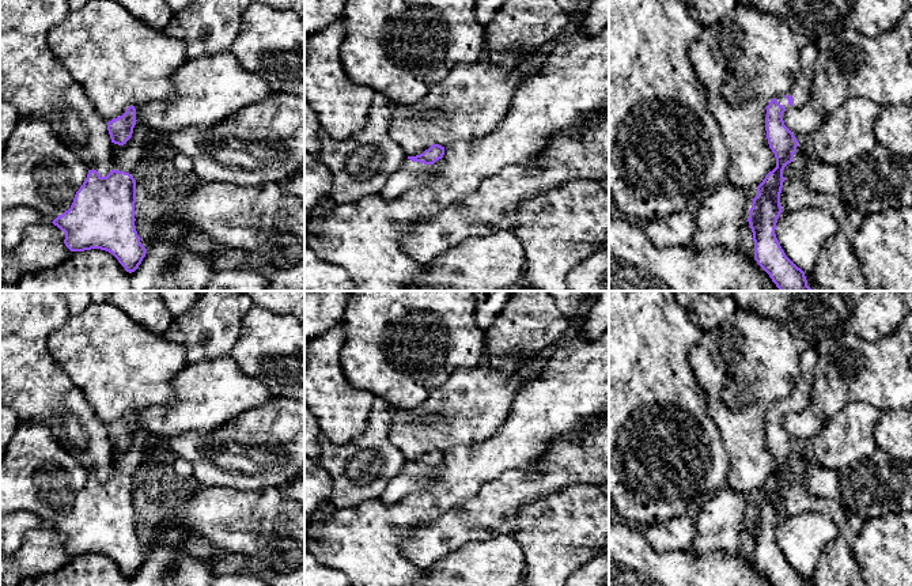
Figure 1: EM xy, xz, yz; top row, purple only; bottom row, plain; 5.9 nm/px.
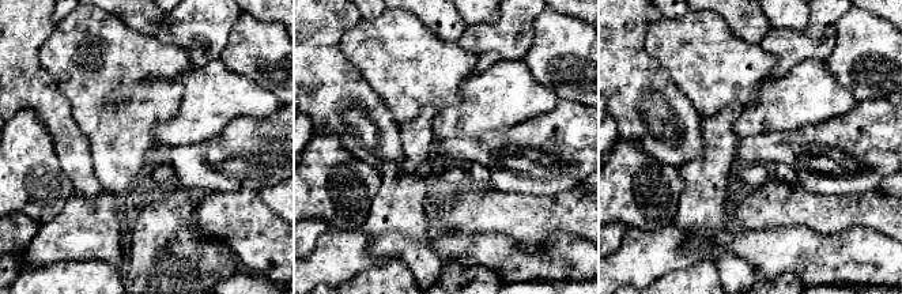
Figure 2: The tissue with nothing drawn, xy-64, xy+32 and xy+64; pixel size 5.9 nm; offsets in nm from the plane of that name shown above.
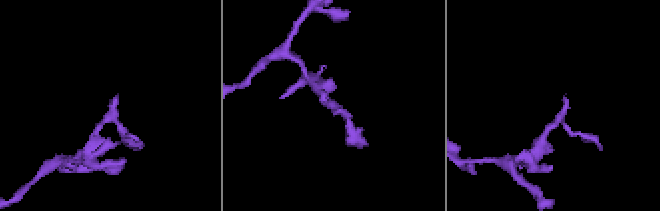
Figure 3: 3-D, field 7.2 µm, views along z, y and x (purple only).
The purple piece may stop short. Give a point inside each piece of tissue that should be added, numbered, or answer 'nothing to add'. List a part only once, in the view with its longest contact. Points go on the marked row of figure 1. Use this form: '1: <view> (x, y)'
1: xz (412, 174)

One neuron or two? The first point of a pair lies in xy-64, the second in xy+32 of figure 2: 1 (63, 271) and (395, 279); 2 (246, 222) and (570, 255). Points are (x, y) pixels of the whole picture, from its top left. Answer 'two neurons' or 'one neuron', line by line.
1: one neuron
2: two neurons

